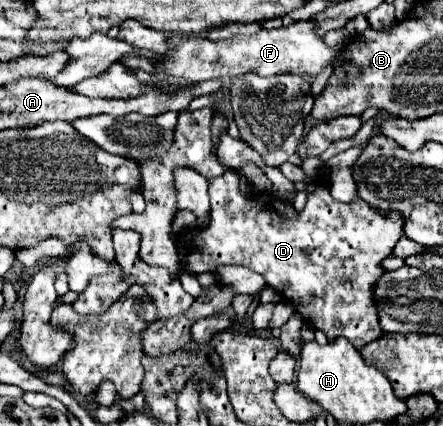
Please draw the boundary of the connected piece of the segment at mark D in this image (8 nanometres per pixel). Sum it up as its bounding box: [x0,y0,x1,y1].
[177,172,403,350]

